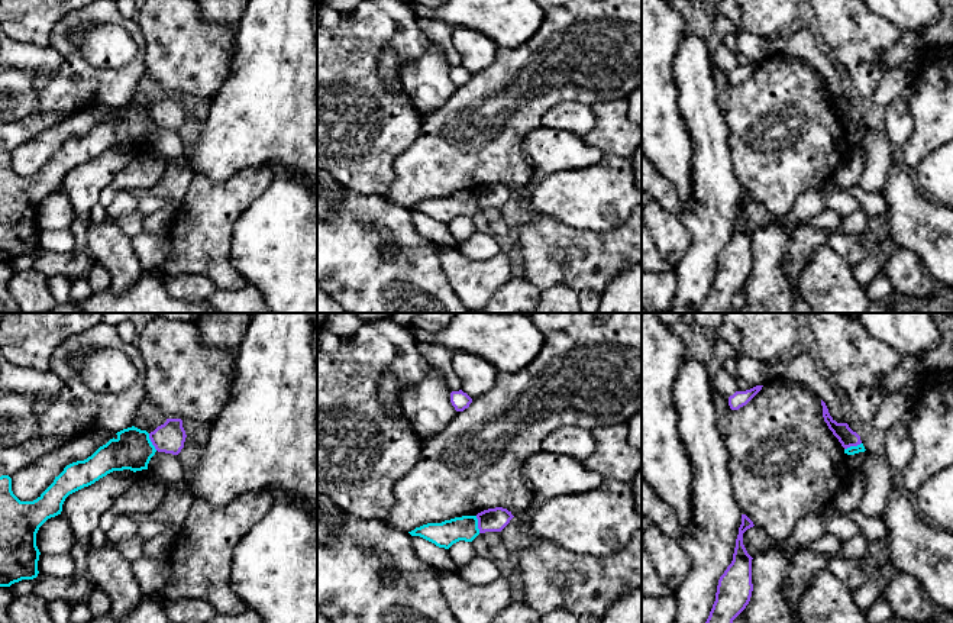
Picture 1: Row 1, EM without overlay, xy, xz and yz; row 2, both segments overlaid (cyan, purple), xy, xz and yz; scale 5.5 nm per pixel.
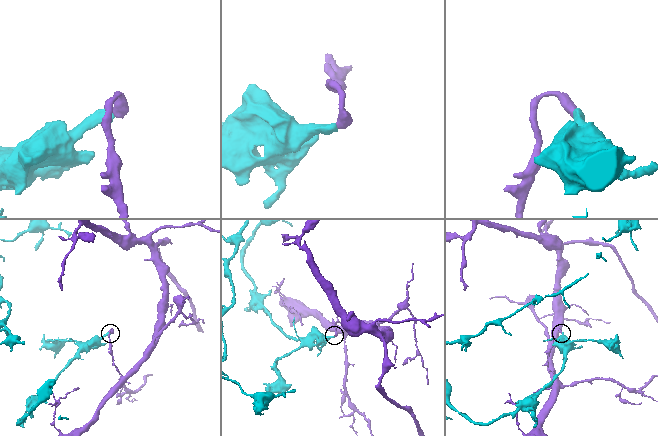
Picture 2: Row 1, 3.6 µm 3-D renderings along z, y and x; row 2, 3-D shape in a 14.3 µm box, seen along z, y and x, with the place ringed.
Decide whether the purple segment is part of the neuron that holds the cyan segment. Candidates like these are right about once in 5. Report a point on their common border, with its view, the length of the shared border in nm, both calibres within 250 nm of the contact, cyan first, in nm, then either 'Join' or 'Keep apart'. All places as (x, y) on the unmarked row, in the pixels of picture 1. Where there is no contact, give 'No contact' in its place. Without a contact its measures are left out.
Touches cyan at xy (151, 118). Shared border 110 nm. Thickness 220 nm (cyan) against 170 nm. Keep apart

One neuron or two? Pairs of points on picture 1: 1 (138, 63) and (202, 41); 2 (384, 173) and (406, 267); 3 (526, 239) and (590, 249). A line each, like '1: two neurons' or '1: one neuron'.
1: two neurons
2: two neurons
3: one neuron

